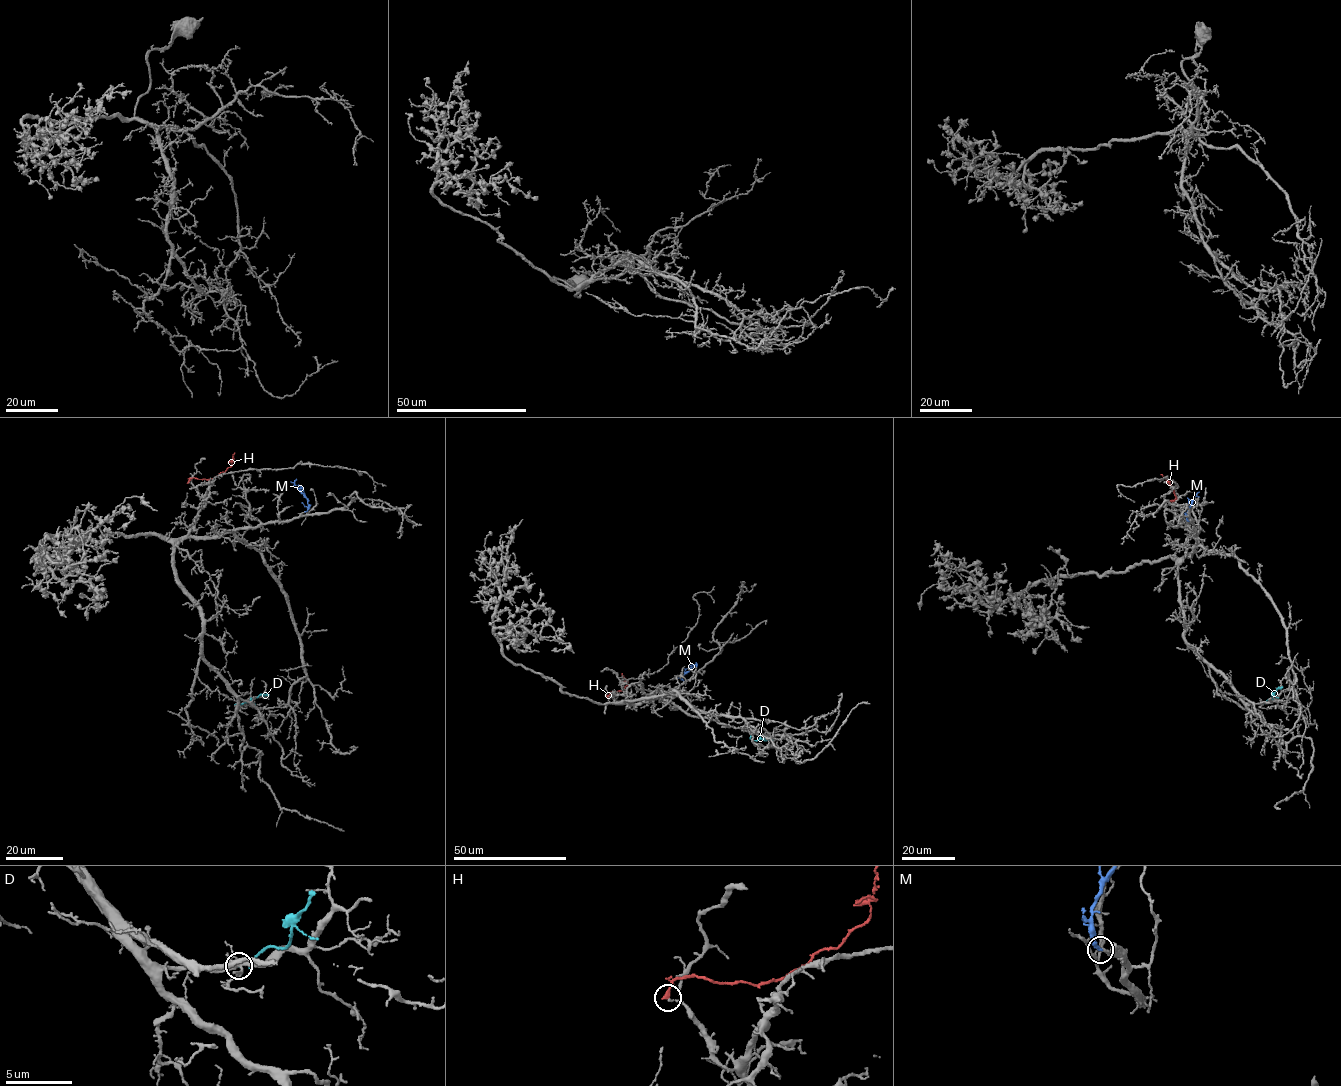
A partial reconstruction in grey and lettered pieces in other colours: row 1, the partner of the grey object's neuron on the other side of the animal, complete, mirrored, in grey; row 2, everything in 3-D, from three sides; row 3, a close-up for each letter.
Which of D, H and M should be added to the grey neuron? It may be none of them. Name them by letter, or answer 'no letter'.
M

